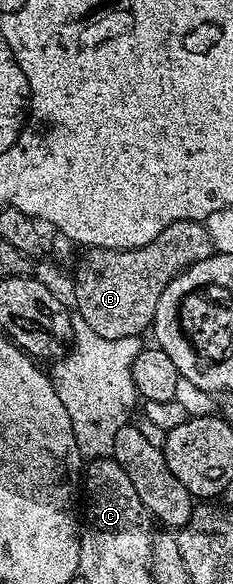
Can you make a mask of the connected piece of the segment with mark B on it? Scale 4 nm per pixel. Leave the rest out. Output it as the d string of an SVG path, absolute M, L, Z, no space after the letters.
M177 221L152 243L144 243L144 247L135 249L96 249L87 248L86 253L78 261L78 266L72 269L74 280L75 297L73 304L78 305L76 309L77 316L82 317L85 323L88 323L97 335L102 335L106 339L118 340L125 339L128 336L145 334L153 326L154 316L156 315L156 303L160 303L160 295L164 295L164 287L172 283L176 274L182 273L190 265L195 265L197 261L203 261L214 256L214 244L208 235L205 224L200 221Z

